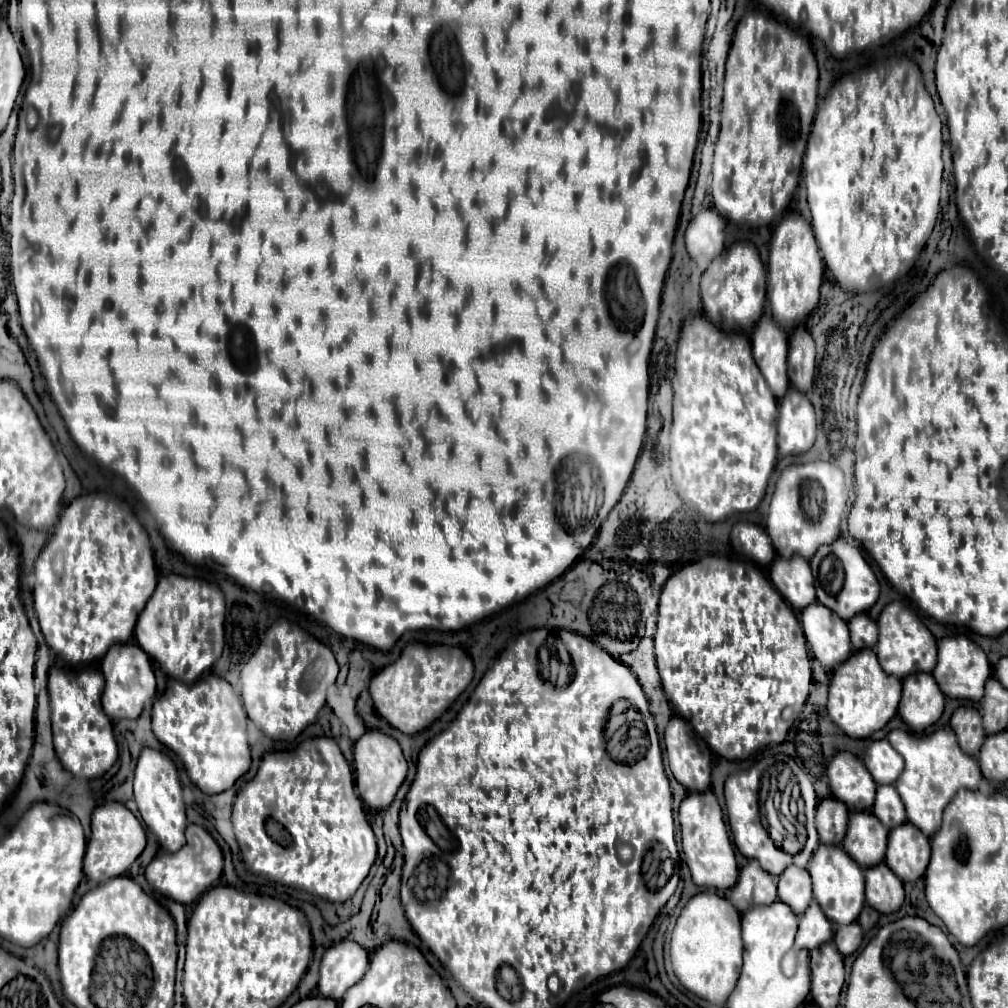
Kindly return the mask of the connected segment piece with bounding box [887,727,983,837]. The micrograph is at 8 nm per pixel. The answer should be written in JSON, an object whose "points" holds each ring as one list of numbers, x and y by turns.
{"points":[[941,727,931,735,893,729,889,731,887,739,893,745,893,749,905,759,905,769,895,781,895,789,905,803,907,819,923,833,927,833,927,837,931,837,939,831,943,809,951,801,951,797,959,789,979,789,979,783,983,779,983,775,979,773,979,765,973,757,967,757,967,753,959,749,959,743,955,741,955,733,951,733,951,727]]}

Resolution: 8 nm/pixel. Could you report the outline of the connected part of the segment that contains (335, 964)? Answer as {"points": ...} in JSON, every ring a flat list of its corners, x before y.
{"points":[[339,941,331,945,321,959,319,993,339,1001,345,991,355,985,367,971,369,953,355,941]]}

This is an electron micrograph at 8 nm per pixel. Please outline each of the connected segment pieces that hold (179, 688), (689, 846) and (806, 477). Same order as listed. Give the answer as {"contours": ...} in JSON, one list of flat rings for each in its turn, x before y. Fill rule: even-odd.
{"contours":[[[207,675,203,679,197,679,195,683,187,685,181,681,171,681,167,685,169,689,155,701,153,705,153,733,155,737,169,747,177,757,183,761,191,781,207,795,221,793,229,789,247,769,251,767,251,753,247,745,247,715,241,705,241,699,237,697,231,683,227,683,219,675]],[[707,789,707,793,689,793,679,807,679,823,681,823,681,843,685,851,685,861,691,869,693,881,699,887,717,887,717,889,733,887,739,875,737,859,731,839,727,835,723,811,713,791]],[[829,461,795,463,781,471,769,505,767,533,781,557,801,555,811,559,819,545,833,543,839,537,839,521,847,505,847,487,843,471]]]}

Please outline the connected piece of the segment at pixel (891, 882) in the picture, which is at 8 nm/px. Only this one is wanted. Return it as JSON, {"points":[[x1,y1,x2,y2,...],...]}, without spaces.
{"points":[[875,865,875,869,865,869,865,897,871,907,879,913,895,913,905,899,903,883,887,865]]}

